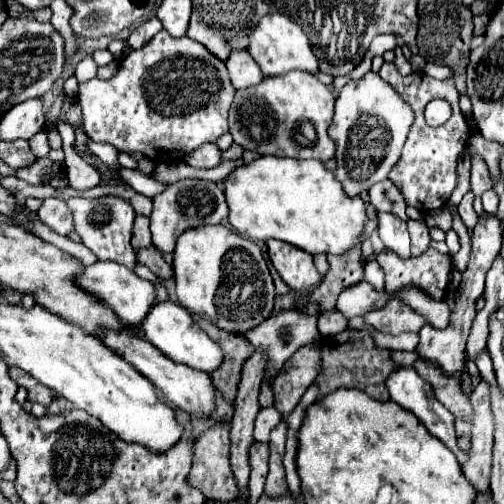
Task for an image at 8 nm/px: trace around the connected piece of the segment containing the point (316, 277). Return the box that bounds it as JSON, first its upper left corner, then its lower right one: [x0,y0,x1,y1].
[266,240,322,292]

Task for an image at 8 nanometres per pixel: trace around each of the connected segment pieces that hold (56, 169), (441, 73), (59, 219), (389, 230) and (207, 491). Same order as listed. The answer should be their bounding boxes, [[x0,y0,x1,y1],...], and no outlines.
[[16,158,66,184],[424,63,454,80],[38,198,74,236],[378,214,410,258],[188,424,236,500]]

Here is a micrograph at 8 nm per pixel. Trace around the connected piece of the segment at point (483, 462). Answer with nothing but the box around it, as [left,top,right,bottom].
[462,382,492,494]

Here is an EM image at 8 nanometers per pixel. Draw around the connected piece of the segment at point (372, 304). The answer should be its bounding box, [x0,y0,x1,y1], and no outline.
[338,282,388,318]

